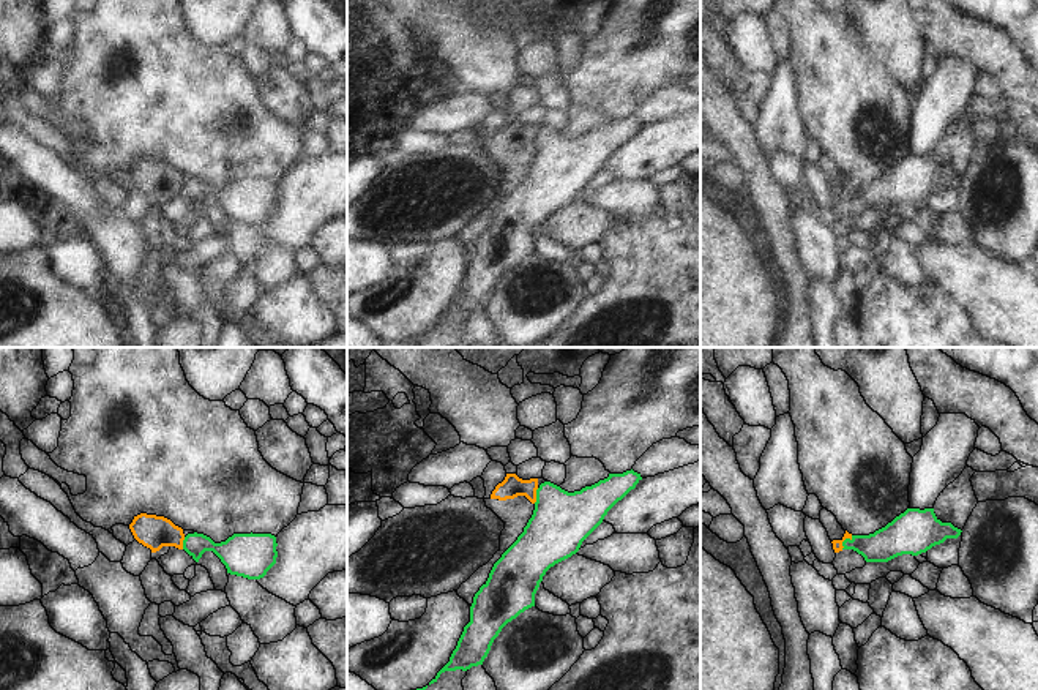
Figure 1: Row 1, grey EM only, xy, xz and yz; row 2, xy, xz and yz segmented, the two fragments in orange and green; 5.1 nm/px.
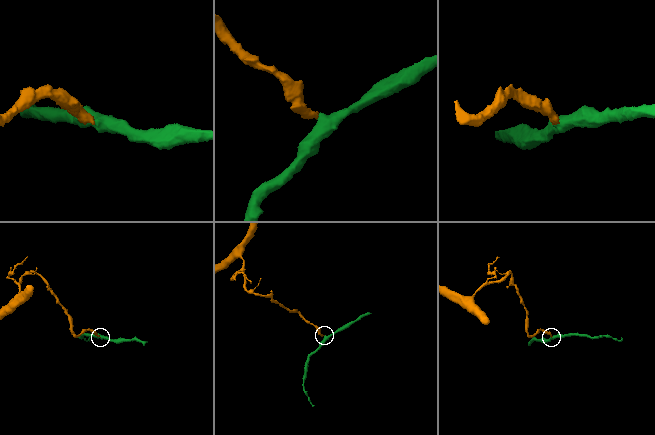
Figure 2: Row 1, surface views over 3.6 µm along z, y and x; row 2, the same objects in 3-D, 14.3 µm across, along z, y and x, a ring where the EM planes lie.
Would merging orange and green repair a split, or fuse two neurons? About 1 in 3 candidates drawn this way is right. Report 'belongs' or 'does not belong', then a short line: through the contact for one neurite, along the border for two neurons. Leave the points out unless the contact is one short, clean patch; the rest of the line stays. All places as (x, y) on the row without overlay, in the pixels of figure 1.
does not belong; line yz (852, 182), (843, 188), (841, 194)

